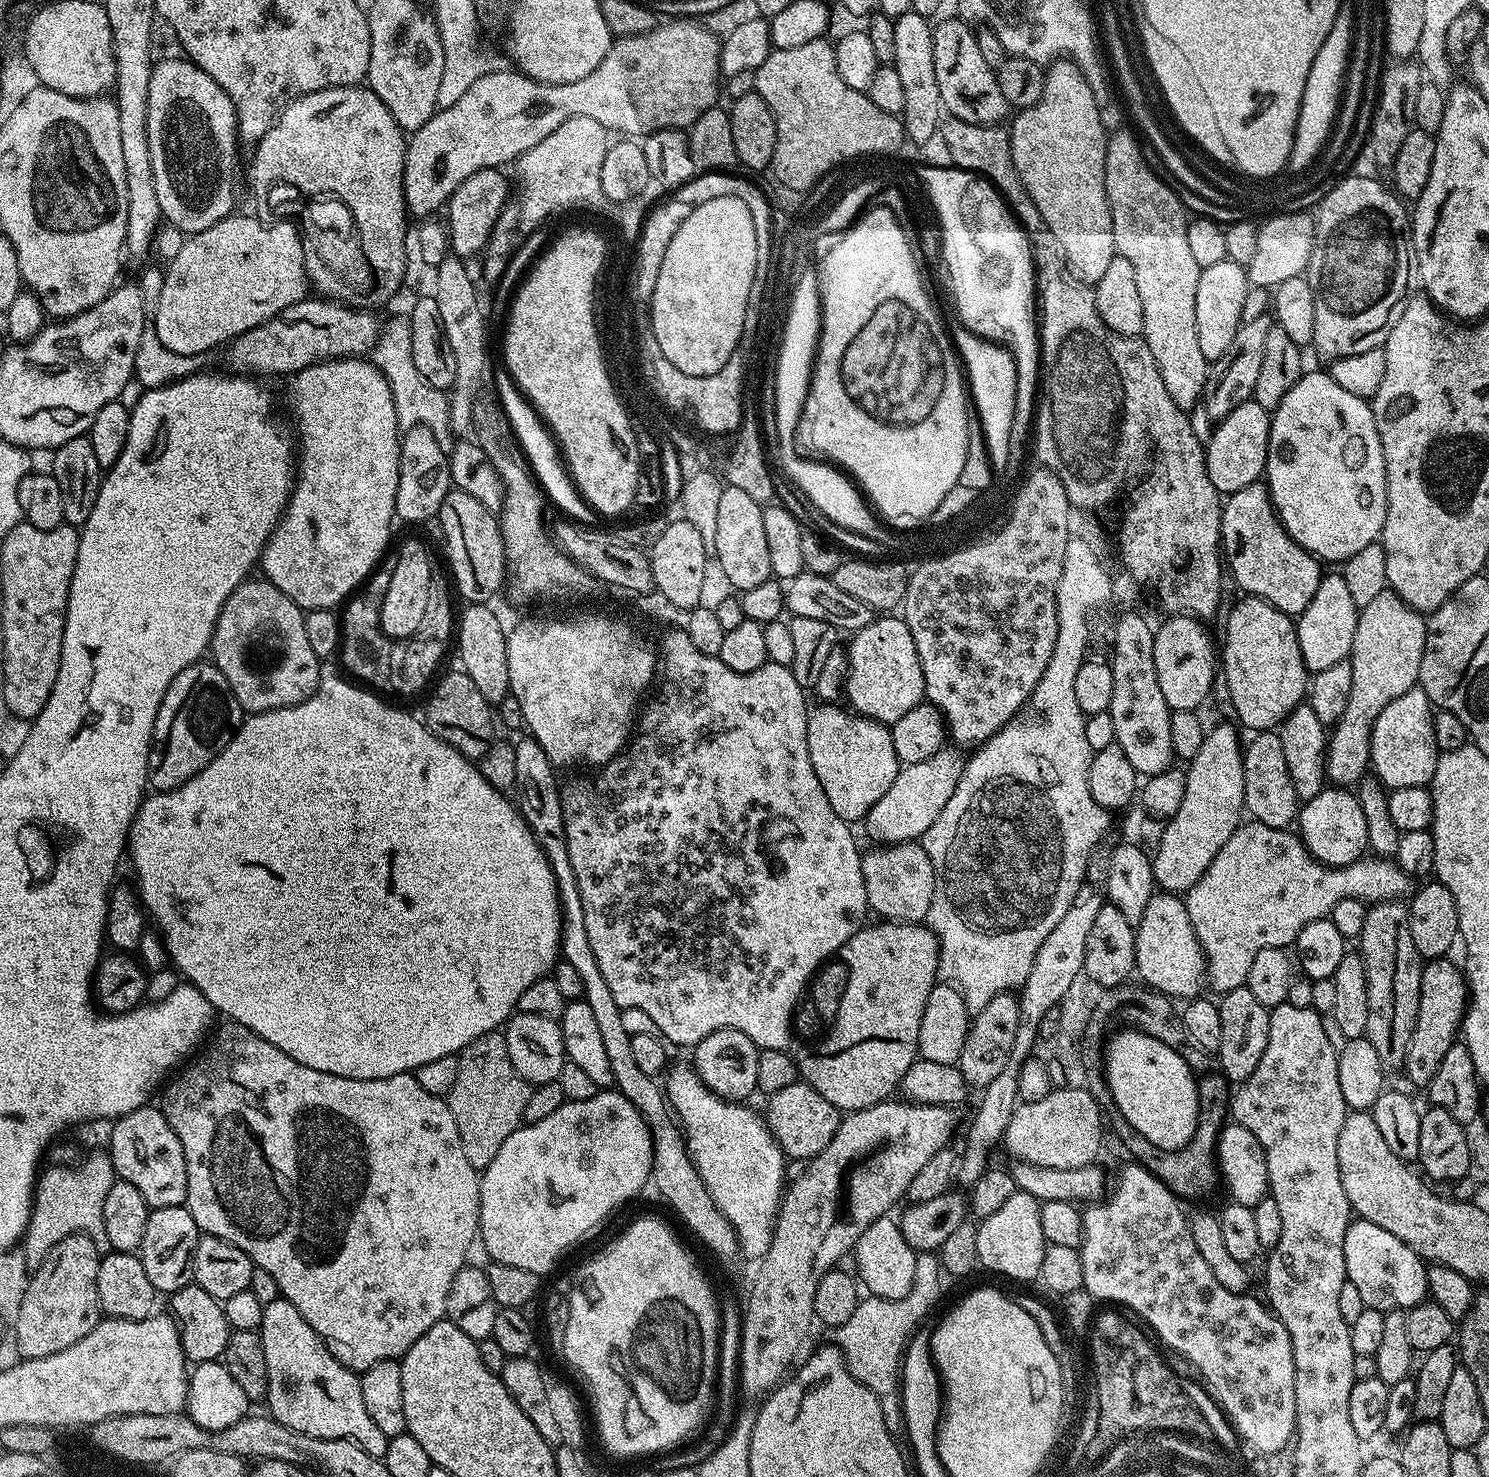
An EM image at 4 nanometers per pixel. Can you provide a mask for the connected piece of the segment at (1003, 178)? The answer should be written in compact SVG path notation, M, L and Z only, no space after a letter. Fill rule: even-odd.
M948 118L942 124L944 144L952 155L951 163L957 168L967 168L989 180L996 187L996 191L1004 197L1005 204L1012 209L1012 215L1020 222L1021 228L1034 238L1037 245L1053 243L1050 226L1046 226L1046 218L1042 218L1034 198L1026 190L1022 178L1018 178L1018 170L1014 166L1012 147L1008 141L1010 132L1007 127L990 124L971 124L965 120ZM1037 240L1037 241L1036 241Z

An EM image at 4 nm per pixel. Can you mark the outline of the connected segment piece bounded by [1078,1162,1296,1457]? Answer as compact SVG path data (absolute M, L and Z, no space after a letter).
M1128 1162L1116 1176L1116 1185L1099 1202L1087 1205L1082 1212L1082 1235L1078 1245L1082 1258L1083 1289L1096 1302L1109 1300L1109 1305L1125 1304L1129 1313L1137 1312L1143 1323L1154 1333L1165 1349L1173 1348L1185 1356L1200 1371L1199 1379L1220 1407L1238 1435L1246 1437L1246 1430L1270 1434L1270 1442L1251 1442L1261 1457L1272 1456L1293 1443L1296 1435L1296 1407L1294 1406L1294 1354L1286 1326L1272 1313L1259 1295L1226 1290L1190 1238L1188 1216L1180 1209L1177 1196L1154 1178L1141 1164Z

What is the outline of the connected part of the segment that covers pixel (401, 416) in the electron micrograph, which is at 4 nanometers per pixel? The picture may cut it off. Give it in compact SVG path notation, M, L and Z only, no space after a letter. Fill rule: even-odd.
M407 315L396 316L389 324L385 323L381 327L376 345L372 347L370 359L388 383L396 411L396 421L399 422L401 429L426 426L437 434L449 431L449 393L438 386L430 386L430 382L422 378L418 366L414 366L414 342L410 338L410 322Z

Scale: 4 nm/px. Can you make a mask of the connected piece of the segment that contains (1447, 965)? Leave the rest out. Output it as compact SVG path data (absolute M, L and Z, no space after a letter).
M1437 958L1429 960L1420 970L1420 997L1418 998L1418 1018L1416 1019L1416 1029L1412 1032L1408 1053L1404 1059L1403 1075L1408 1075L1408 1080L1412 1084L1417 1084L1420 1090L1427 1089L1428 1083L1434 1078L1435 1071L1438 1070L1438 1062L1442 1062L1446 1050L1450 1050L1452 1044L1457 1043L1458 1033L1464 1023L1464 1009L1468 1006L1468 986L1466 977L1459 967L1451 964L1451 959Z

